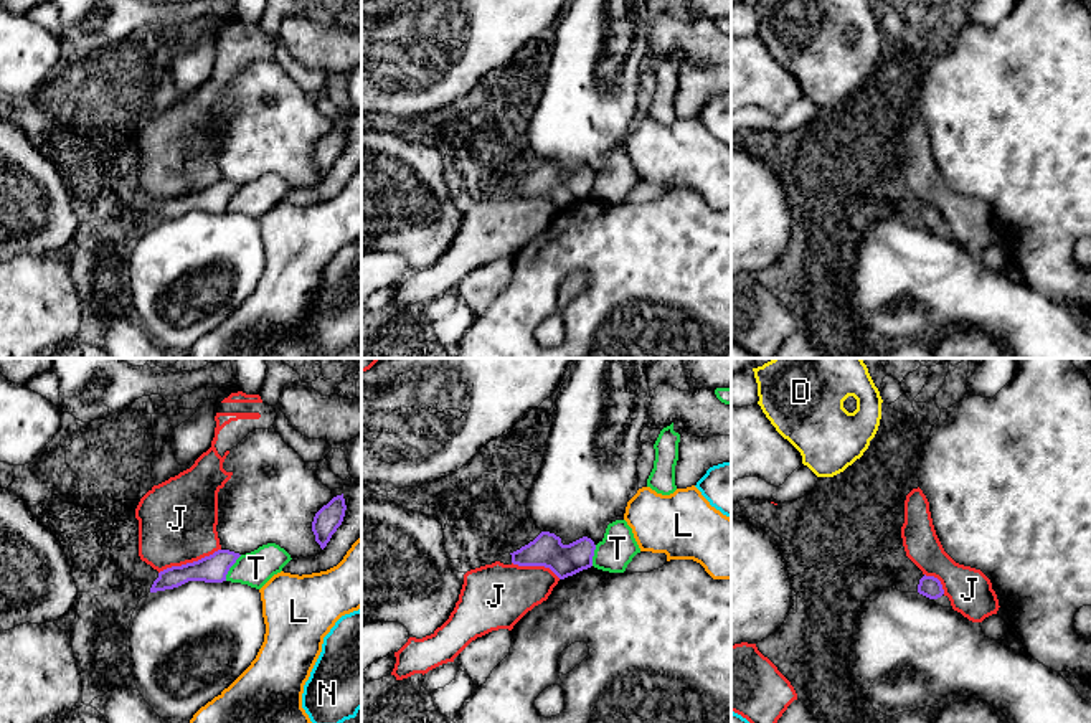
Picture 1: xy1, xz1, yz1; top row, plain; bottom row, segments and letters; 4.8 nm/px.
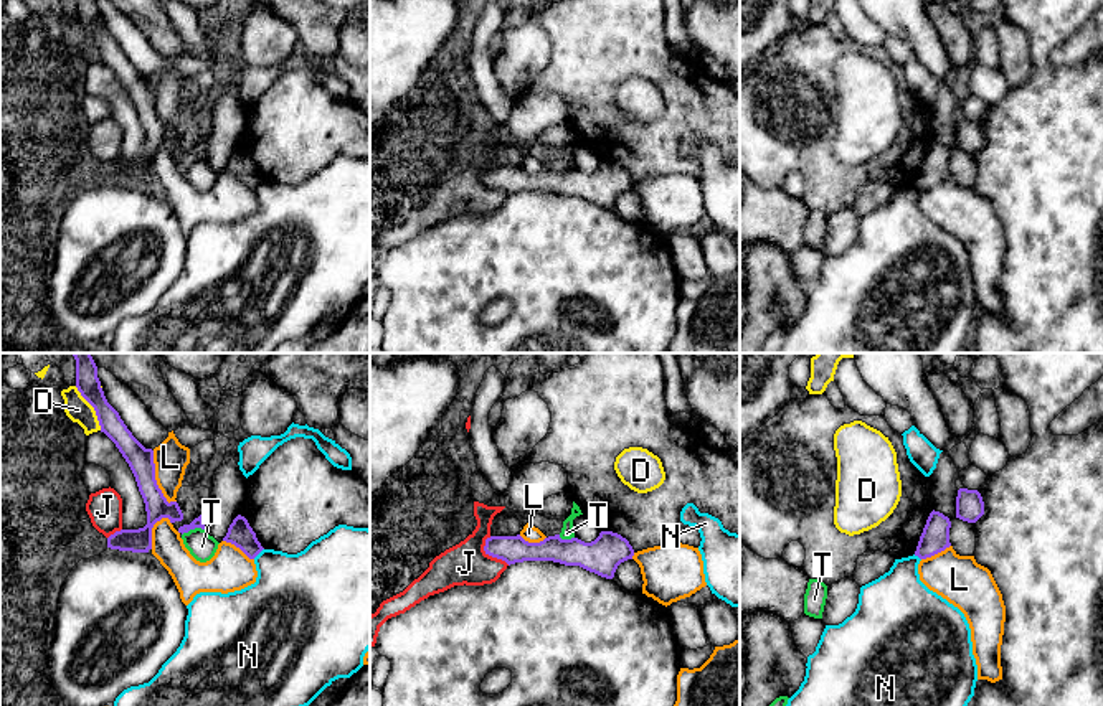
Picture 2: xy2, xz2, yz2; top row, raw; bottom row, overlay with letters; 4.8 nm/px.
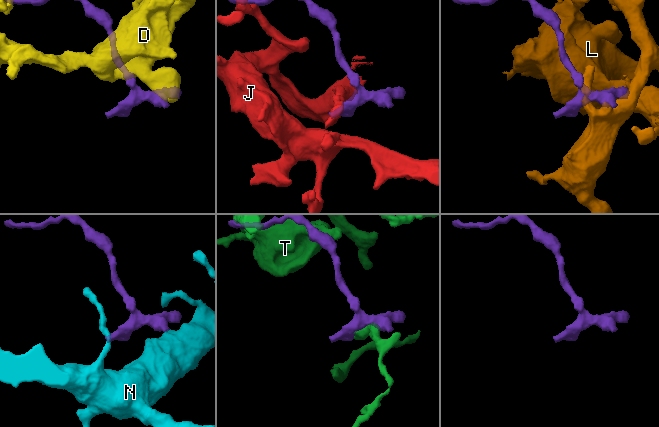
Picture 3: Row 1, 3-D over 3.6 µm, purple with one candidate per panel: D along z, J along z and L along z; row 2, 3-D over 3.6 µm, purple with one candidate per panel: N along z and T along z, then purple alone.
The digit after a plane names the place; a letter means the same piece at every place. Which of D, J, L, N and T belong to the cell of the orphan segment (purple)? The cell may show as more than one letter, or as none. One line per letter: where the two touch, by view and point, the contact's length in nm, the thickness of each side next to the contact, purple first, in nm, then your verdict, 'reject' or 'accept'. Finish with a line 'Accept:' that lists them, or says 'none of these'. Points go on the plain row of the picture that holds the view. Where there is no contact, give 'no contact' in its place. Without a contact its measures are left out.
D: contact xy2 (93, 37); length 260 nm; calibres 120 and 120 nm; reject
J: contact xy1 (188, 193); length 320 nm; calibres 140 and 380 nm; reject
L: contact xy2 (156, 111); length 280 nm; calibres 130 and 170 nm; reject
N: contact xy2 (258, 183); length 80 nm; calibres 120 and 360 nm; reject
T: contact xy1 (230, 197); length 150 nm; calibres 140 and 170 nm; reject
Accept: none of these

